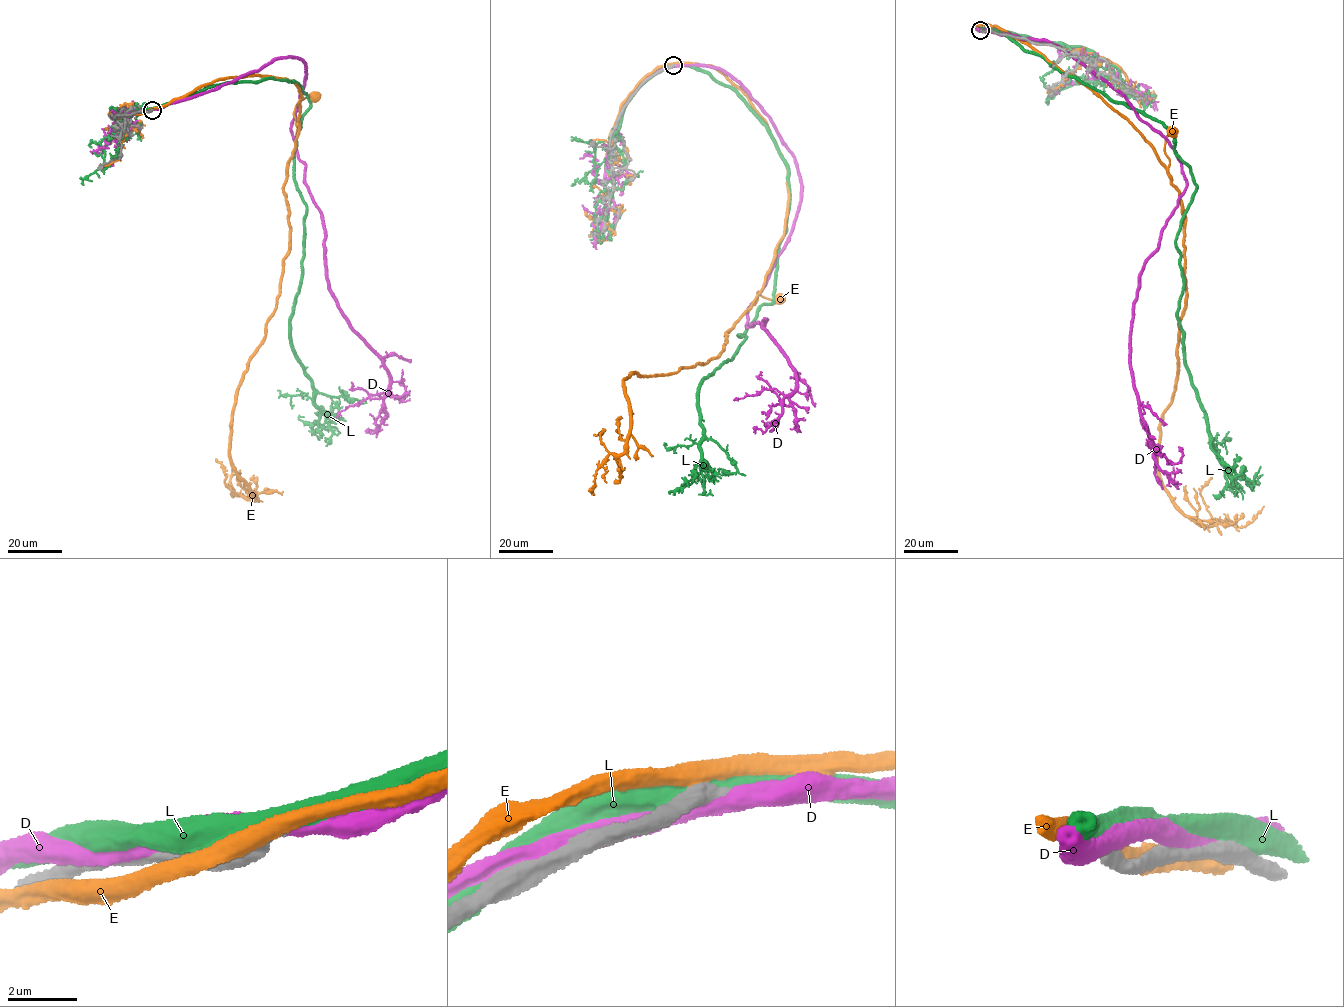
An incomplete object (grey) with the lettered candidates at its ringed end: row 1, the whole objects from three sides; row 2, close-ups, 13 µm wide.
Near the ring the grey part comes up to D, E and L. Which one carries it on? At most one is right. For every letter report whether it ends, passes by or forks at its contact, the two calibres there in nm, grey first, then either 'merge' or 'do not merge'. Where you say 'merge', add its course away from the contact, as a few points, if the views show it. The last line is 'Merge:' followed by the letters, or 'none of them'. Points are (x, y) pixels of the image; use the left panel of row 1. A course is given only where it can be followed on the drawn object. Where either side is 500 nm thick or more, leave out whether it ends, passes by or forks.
D: 550 nm thick on the grey side, 480 nm on the other; do not merge
E: 550 nm thick on the grey side, 480 nm on the other; do not merge
L: 550 nm thick on the grey side, 550 nm on the other; do not merge
Merge: none of them

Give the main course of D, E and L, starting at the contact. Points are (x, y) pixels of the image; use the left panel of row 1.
D: (152, 109), (286, 56), (304, 62), (291, 127), (324, 229), (329, 290), (389, 376), (387, 415), (368, 428)
E: (151, 110), (231, 76), (280, 77), (295, 83), (302, 98), (296, 140), (296, 105), (313, 97)
L: (151, 110), (269, 77), (307, 93), (294, 149), (306, 214), (290, 333), (320, 412), (315, 423), (304, 417)

